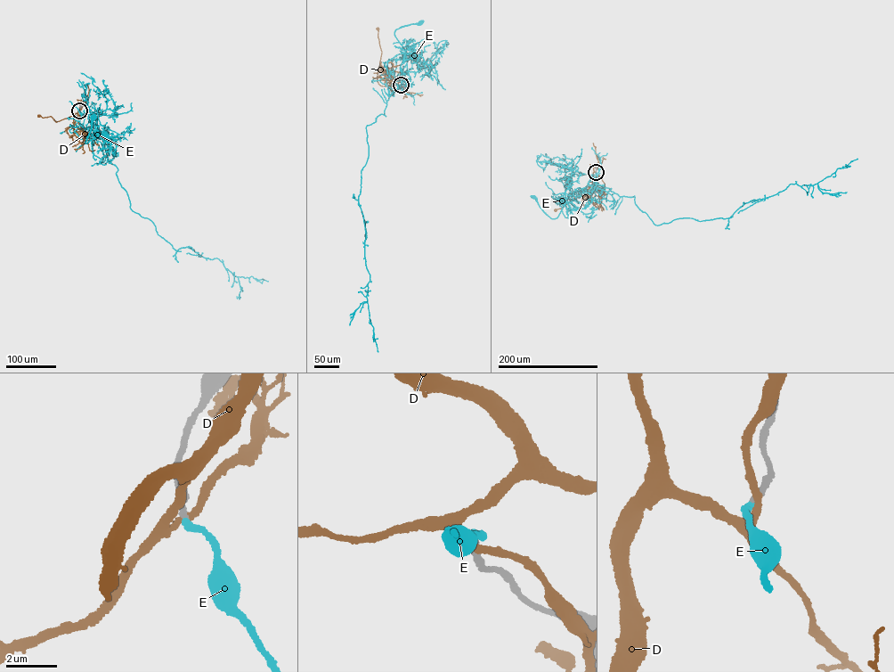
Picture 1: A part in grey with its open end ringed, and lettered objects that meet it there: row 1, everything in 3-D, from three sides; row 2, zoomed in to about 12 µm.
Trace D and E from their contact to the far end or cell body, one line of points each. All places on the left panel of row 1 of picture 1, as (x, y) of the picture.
D: (79, 110), (56, 122), (51, 116), (38, 116)
E: (79, 110), (84, 117), (85, 132), (91, 136), (100, 131), (100, 134), (86, 143), (93, 116)

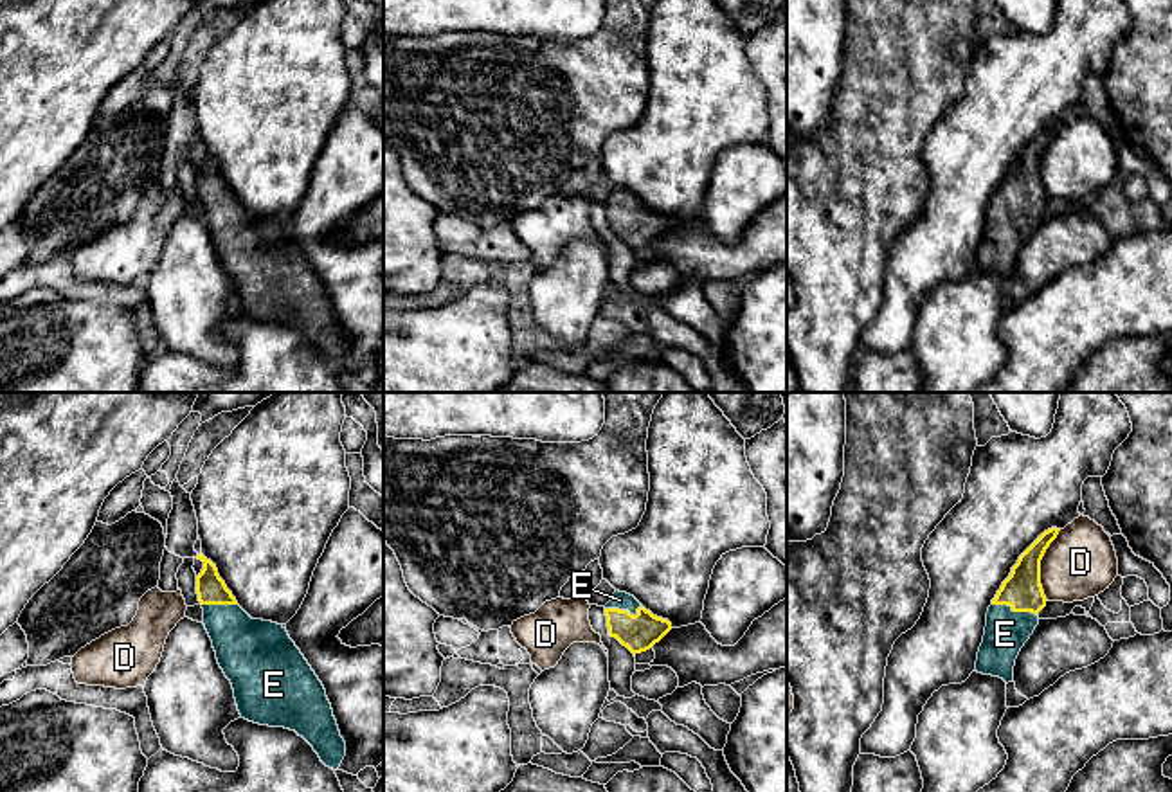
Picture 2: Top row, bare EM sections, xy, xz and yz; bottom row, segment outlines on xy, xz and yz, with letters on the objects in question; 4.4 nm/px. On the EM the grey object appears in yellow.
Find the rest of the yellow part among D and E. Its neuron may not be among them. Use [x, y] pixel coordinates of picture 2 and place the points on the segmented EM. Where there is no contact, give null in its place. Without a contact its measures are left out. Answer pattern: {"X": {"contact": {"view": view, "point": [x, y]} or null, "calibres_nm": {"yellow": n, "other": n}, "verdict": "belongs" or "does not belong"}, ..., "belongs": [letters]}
{"D": {"contact": {"view": "yz", "point": [1039, 566]}, "calibres_nm": {"yellow": 170, "other": 320}, "verdict": "does not belong"}, "E": {"contact": {"view": "yz", "point": [1014, 611]}, "calibres_nm": {"yellow": 170, "other": 190}, "verdict": "belongs"}, "belongs": ["E"]}

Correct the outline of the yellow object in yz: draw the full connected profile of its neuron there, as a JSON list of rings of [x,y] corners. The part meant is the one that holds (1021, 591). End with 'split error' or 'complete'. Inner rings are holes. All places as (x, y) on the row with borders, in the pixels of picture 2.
[[[1051,527],[1044,531],[1017,560],[1010,576],[1003,581],[992,605],[987,612],[987,626],[983,643],[978,652],[976,671],[1003,679],[1006,684],[1014,680],[1015,659],[1024,643],[1039,625],[1039,612],[1046,607],[1046,596],[1041,585],[1041,560],[1057,538],[1060,529]]] | split error

